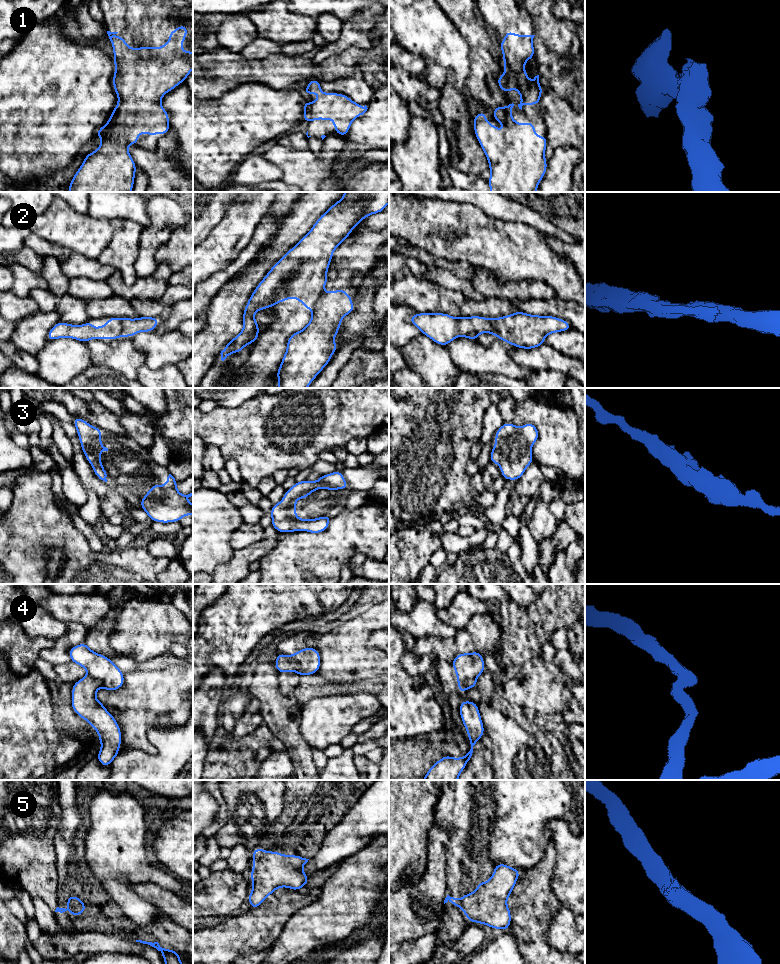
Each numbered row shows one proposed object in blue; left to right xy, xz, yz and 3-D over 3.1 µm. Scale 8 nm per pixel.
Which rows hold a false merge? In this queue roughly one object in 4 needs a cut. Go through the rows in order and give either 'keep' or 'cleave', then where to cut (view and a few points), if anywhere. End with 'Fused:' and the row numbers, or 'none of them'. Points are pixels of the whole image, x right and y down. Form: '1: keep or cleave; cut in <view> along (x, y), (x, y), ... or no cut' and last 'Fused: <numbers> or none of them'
1: keep; no cut
2: cleave; cut in yz along (493, 319), (497, 336)
3: keep; no cut
4: cleave; cut in yz along (475, 679), (468, 679), (464, 683), (464, 687)
5: cleave; cut in xz along (264, 853), (254, 861)
Fused: 2, 4, 5

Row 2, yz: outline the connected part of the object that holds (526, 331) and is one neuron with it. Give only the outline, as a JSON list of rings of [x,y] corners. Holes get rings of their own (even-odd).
[[[516,311],[494,319],[497,337],[521,349],[544,345],[548,334],[571,330],[569,322],[550,315],[540,316]]]

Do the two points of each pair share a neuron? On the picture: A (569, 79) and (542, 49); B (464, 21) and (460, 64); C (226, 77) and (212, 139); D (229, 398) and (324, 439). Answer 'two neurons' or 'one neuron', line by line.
A: one neuron
B: two neurons
C: two neurons
D: two neurons

